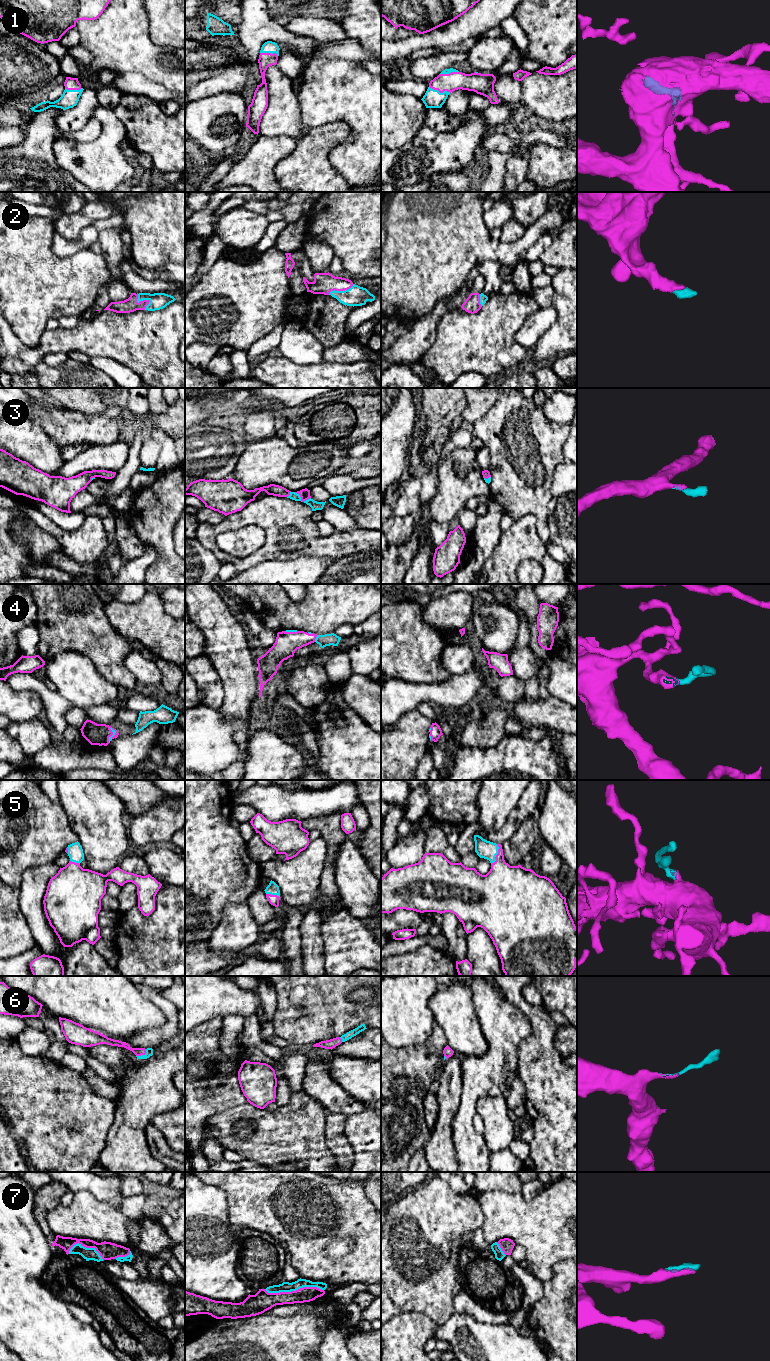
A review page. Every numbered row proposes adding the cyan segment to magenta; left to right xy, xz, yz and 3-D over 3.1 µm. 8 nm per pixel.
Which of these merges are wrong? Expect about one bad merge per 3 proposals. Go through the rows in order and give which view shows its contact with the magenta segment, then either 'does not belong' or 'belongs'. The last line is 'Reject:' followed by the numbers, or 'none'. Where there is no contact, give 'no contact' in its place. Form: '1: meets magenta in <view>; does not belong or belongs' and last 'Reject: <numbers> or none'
1: meets magenta in yz; belongs
2: meets magenta in xy; belongs
3: meets magenta in xz; belongs
4: meets magenta in xy; belongs
5: meets magenta in yz; belongs
6: meets magenta in xy; belongs
7: meets magenta in xz; belongs
Reject: none

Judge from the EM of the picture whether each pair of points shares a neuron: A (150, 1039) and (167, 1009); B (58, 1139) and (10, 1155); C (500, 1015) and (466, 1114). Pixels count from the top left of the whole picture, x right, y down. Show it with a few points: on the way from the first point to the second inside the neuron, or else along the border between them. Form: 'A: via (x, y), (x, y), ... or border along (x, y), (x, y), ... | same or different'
A: via (159, 1035), (170, 1024), (170, 1018) | same
B: border along (10, 1131), (28, 1161) | different
C: via (500, 1040), (500, 1062), (473, 1089) | same

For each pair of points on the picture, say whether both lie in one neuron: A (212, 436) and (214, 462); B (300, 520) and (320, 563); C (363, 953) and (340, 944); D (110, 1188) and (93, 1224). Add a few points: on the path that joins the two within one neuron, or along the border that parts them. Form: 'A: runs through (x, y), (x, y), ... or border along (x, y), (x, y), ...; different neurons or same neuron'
A: runs through (212, 442), (212, 453), (214, 456); same neuron
B: border along (335, 558), (298, 556), (294, 559); different neurons
C: runs through (357, 948), (346, 944); same neuron
D: border along (83, 1189), (100, 1200), (109, 1200), (120, 1195); different neurons

